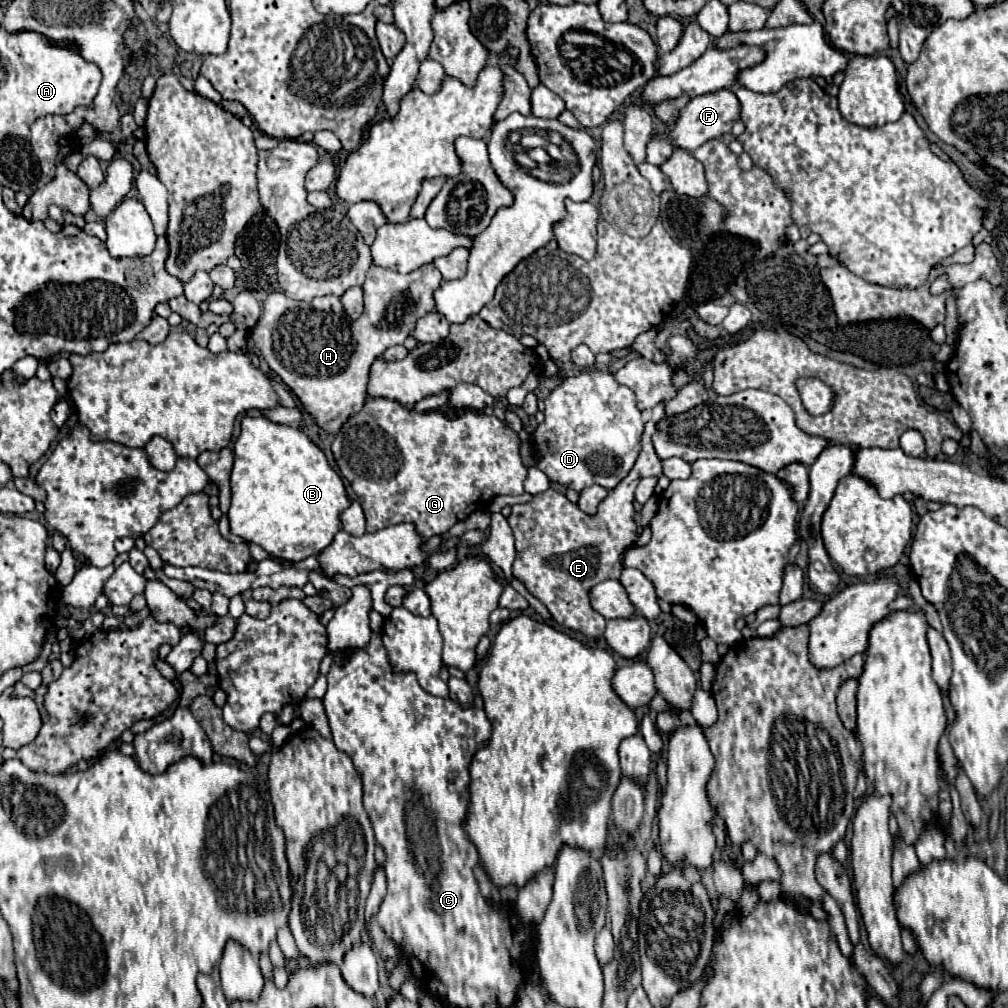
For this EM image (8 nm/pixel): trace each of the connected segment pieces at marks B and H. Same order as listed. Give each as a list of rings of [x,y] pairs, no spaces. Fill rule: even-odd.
[[[244,416],[240,422],[230,490],[230,532],[292,562],[320,554],[342,528],[340,514],[350,506],[342,478],[304,430],[282,426],[262,416]]]
[[[434,264],[420,266],[410,274],[398,274],[388,268],[370,266],[364,282],[364,312],[358,320],[350,320],[340,304],[340,298],[322,296],[314,298],[310,304],[296,302],[288,298],[284,292],[272,292],[262,306],[262,316],[252,330],[252,340],[258,352],[264,356],[268,366],[284,380],[284,384],[298,396],[304,410],[310,414],[314,424],[328,434],[338,434],[340,426],[356,414],[366,402],[366,384],[370,364],[376,356],[380,356],[386,348],[404,344],[404,340],[412,334],[414,322],[424,318],[434,310],[434,290],[442,284],[442,274]]]

